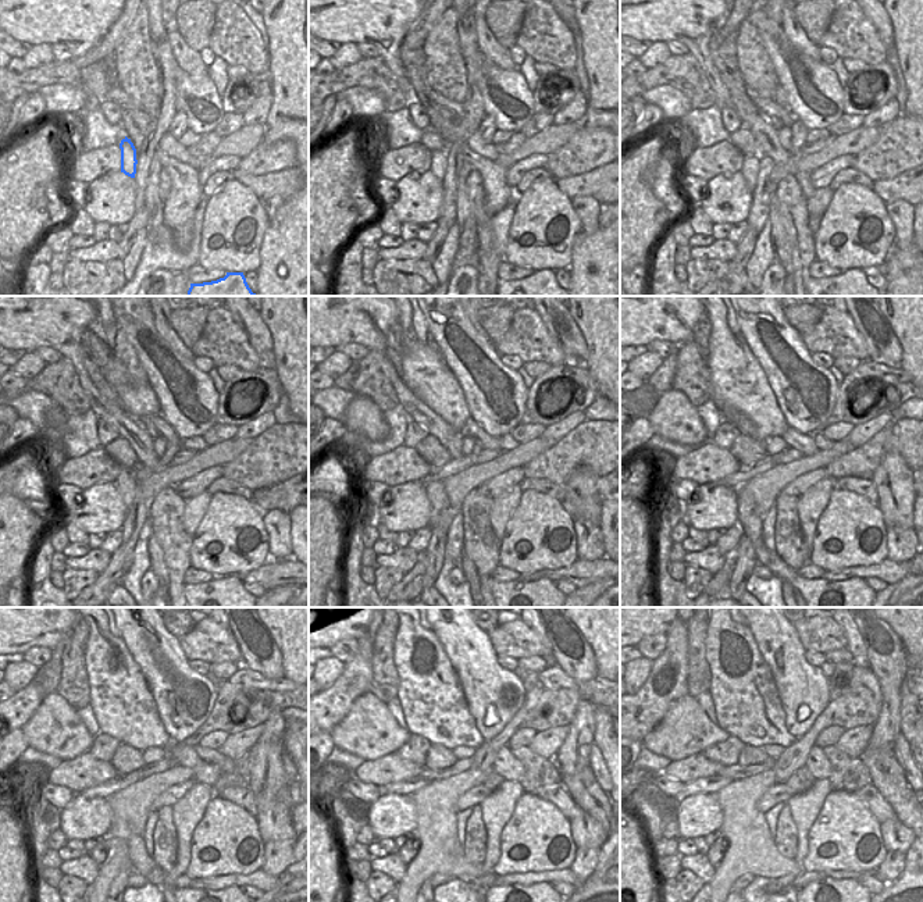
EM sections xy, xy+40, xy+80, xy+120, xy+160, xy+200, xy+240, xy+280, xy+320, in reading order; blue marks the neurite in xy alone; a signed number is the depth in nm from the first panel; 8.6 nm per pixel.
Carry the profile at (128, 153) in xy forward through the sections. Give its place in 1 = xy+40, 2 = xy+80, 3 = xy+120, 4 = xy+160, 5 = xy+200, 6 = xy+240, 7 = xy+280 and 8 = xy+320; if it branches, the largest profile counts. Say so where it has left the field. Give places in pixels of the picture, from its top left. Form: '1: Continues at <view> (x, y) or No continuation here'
1: Continues at xy+40 (438, 157)
2: Continues at xy+80 (749, 168)
3: Continues at xy+120 (125, 482)
4: Continues at xy+160 (435, 492)
5: Continues at xy+200 (749, 523)
6: Continues at xy+240 (142, 863)
7: Continues at xy+280 (541, 890)
8: Continues at xy+320 (827, 890)

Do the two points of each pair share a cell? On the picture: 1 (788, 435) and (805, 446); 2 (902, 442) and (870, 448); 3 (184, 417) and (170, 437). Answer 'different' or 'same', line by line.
1: same
2: same
3: different

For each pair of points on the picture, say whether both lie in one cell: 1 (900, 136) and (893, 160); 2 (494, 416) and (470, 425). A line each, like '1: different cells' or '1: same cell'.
1: same cell
2: different cells

